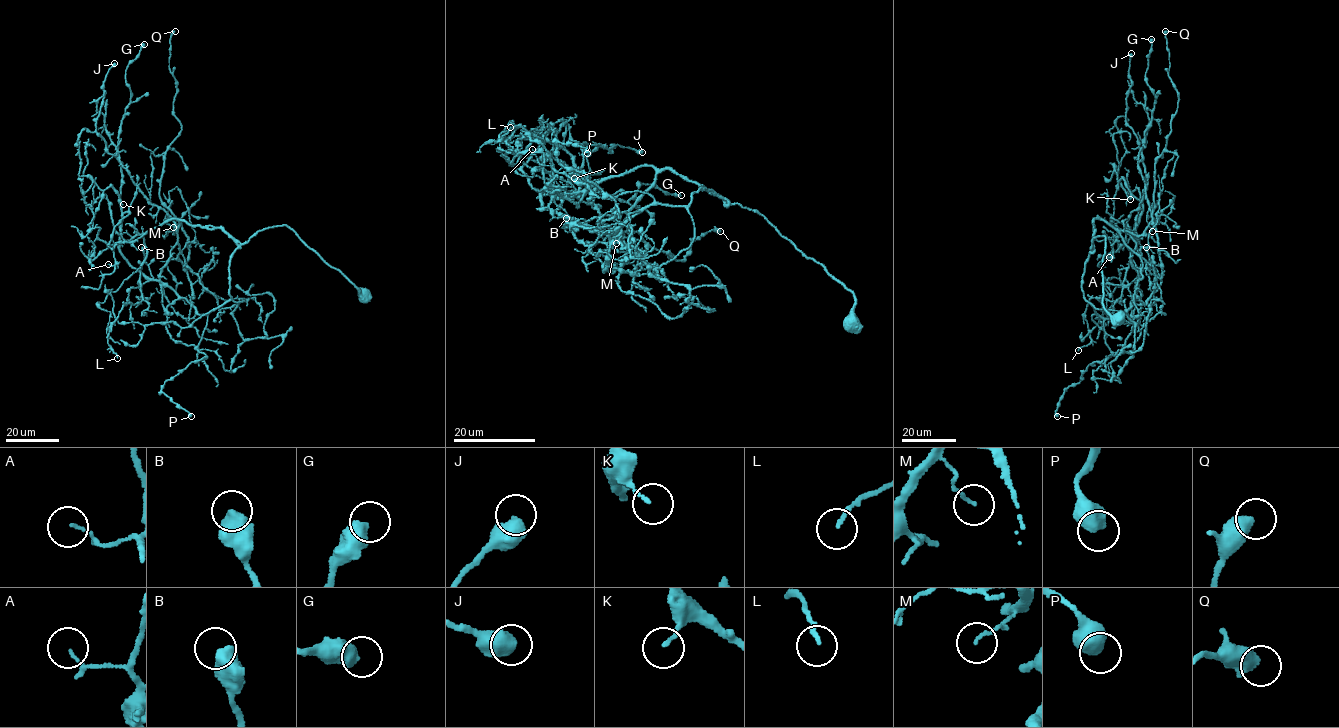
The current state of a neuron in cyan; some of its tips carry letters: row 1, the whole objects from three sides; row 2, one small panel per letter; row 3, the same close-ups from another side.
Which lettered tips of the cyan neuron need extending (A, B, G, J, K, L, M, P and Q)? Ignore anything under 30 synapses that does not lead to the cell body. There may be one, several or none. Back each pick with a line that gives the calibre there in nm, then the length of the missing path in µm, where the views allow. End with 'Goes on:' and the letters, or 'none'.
Goes on: none

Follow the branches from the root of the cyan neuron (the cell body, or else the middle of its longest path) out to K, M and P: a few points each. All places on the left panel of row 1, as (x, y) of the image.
K: (365, 294), (285, 225), (262, 229), (241, 243), (219, 228), (169, 219), (125, 240), (119, 203), (123, 204)
M: (365, 294), (285, 225), (259, 231), (244, 244), (219, 228), (179, 220), (174, 233), (174, 223), (173, 227)
P: (365, 294), (285, 225), (238, 243), (231, 297), (209, 312), (198, 346), (206, 357), (161, 386), (191, 416)

